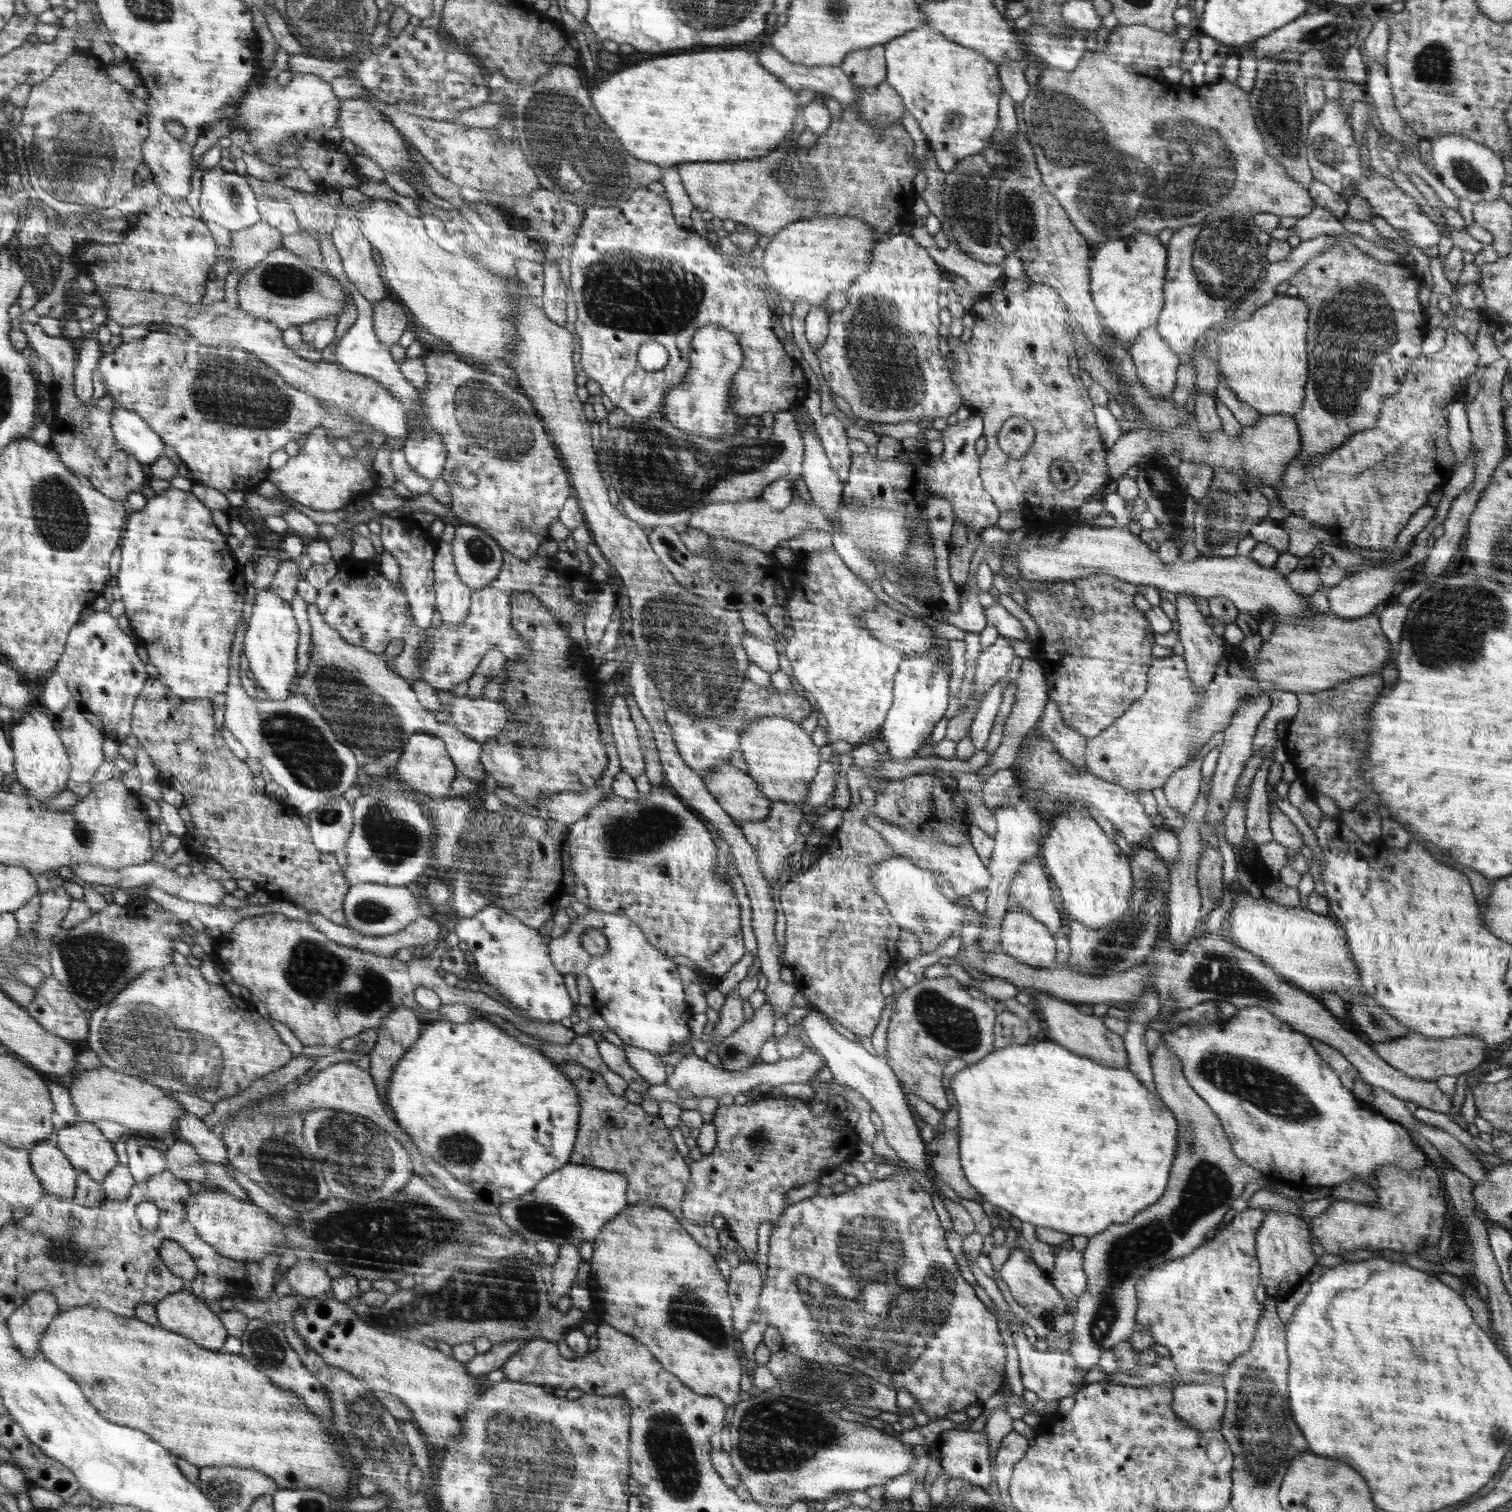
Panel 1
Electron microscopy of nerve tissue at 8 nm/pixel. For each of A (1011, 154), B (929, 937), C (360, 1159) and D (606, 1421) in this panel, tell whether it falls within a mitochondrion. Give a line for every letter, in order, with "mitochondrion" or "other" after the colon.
A: mitochondrion
B: mitochondrion
C: mitochondrion
D: other

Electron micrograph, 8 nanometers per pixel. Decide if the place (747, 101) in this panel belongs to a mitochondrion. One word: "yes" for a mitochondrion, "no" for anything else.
no

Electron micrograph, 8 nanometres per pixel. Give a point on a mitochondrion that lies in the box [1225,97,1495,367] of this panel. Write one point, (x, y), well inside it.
(1467, 173)

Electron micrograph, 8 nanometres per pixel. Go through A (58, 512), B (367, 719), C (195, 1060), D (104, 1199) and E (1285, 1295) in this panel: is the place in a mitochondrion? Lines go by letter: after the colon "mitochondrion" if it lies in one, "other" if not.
A: mitochondrion
B: mitochondrion
C: mitochondrion
D: other
E: other

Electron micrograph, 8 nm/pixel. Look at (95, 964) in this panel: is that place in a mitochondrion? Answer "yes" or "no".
yes

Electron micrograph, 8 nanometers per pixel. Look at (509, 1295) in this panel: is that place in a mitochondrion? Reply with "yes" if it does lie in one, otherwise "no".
yes

